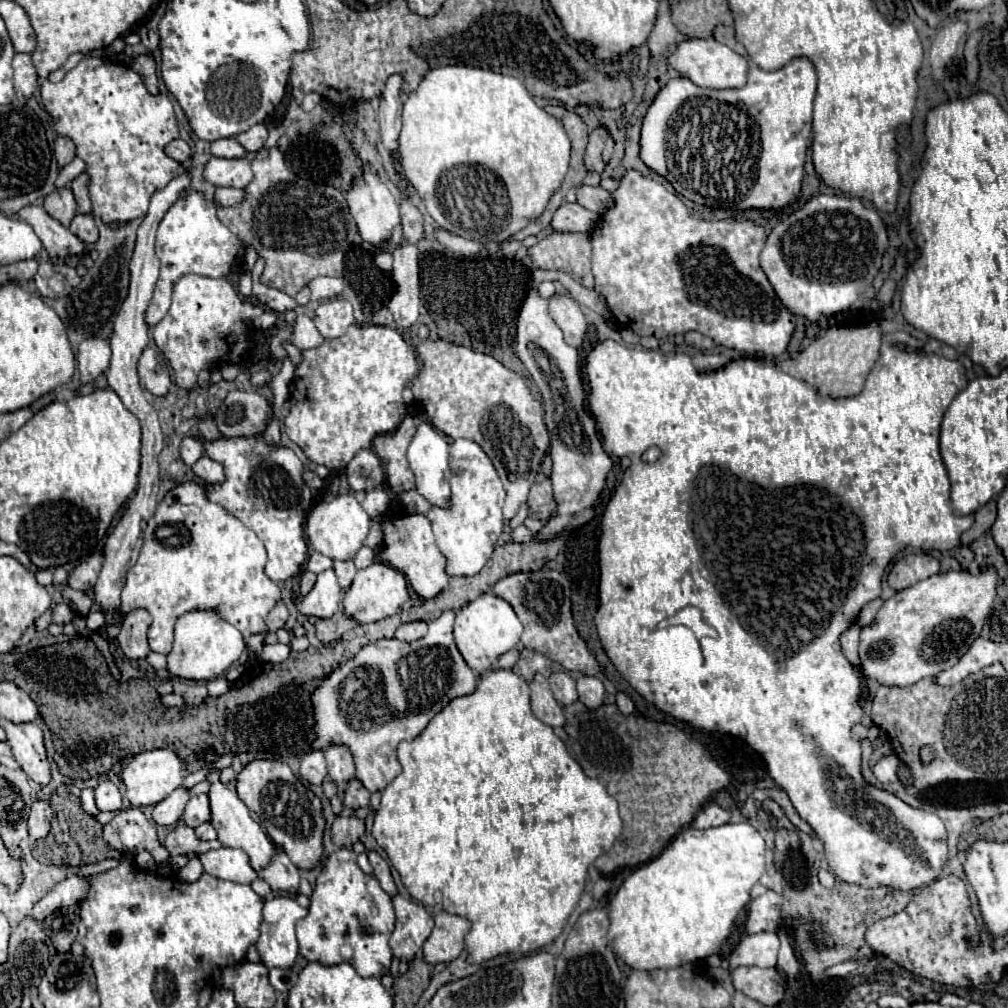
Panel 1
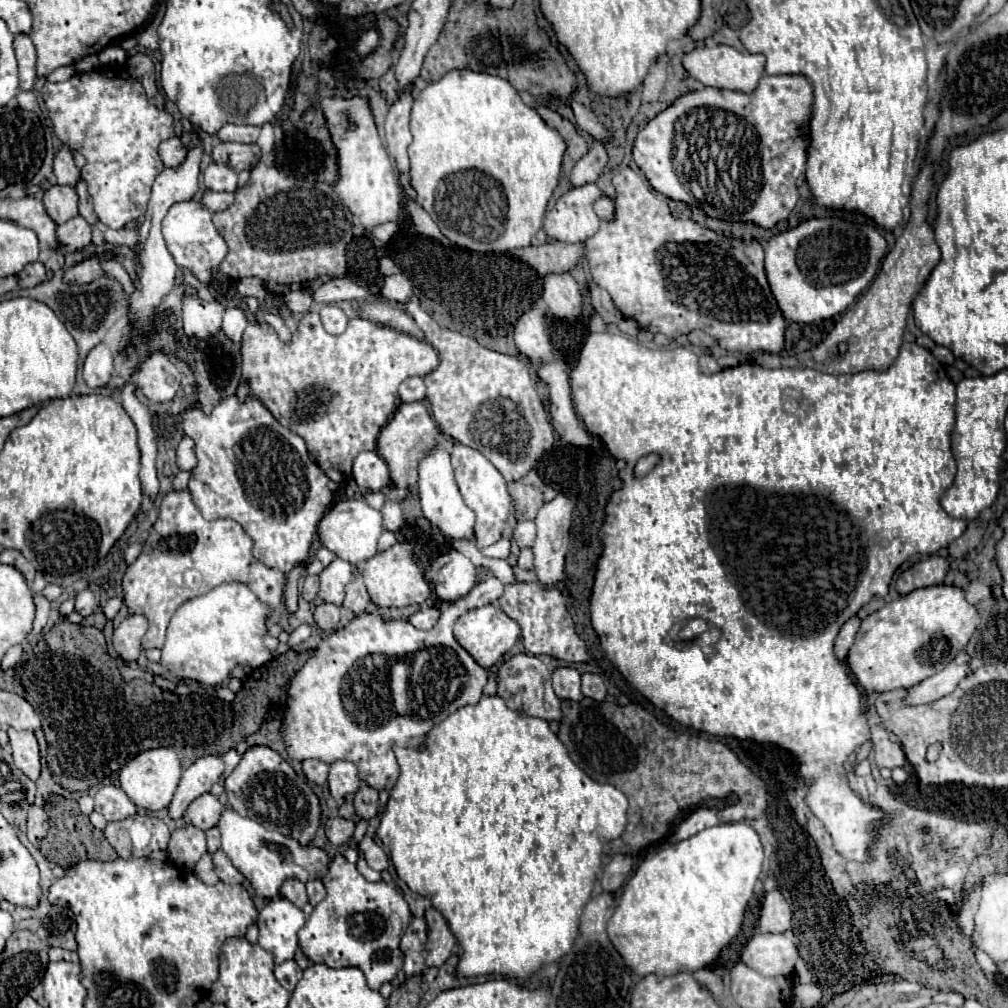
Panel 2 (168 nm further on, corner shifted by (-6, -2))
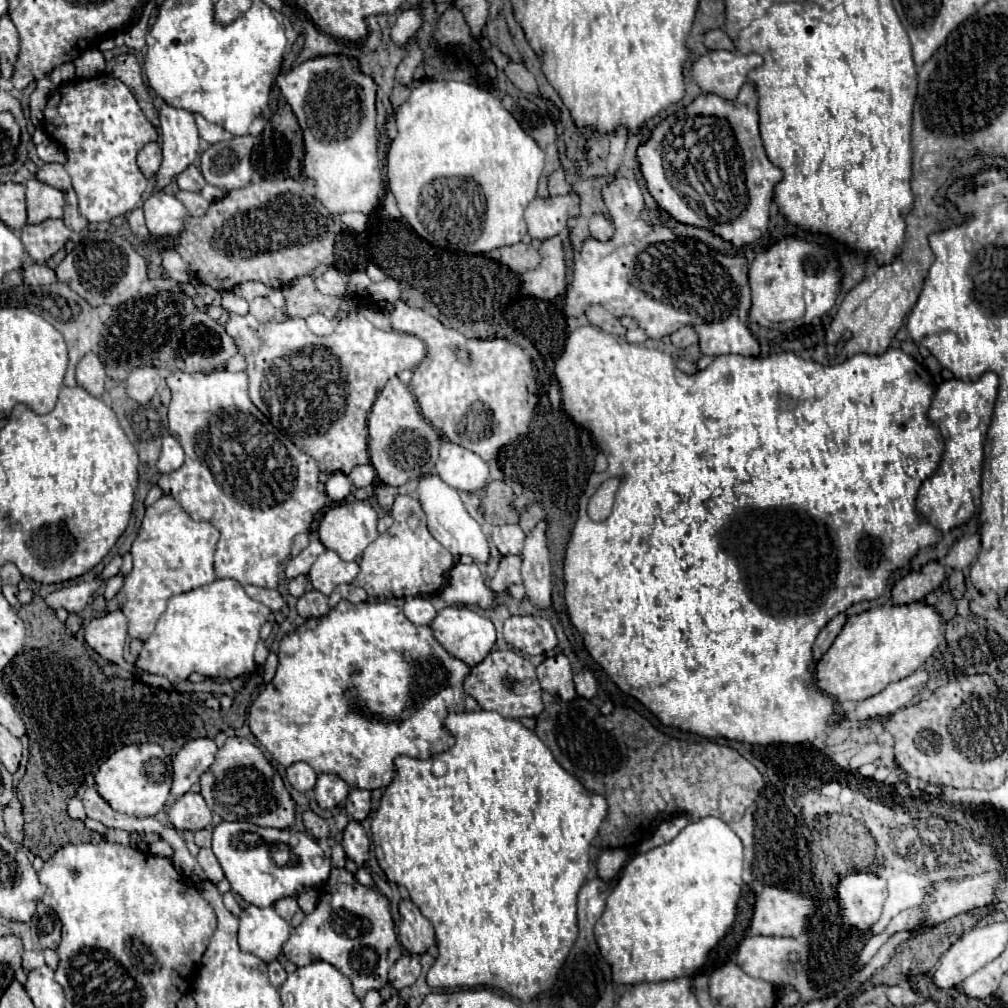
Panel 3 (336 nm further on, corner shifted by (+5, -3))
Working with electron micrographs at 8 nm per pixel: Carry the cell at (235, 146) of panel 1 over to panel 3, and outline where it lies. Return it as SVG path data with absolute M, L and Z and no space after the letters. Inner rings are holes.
M239 136L209 146L201 154L201 172L205 180L225 192L243 188L251 182L251 150L253 136Z

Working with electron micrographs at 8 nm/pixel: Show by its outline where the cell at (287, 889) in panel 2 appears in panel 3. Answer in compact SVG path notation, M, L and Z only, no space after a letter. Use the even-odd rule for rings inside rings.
M287 896L287 898L281 898L281 900L275 902L275 910L277 910L277 914L279 914L281 918L291 920L291 916L299 910L299 906L297 906L297 900L295 900L295 898Z

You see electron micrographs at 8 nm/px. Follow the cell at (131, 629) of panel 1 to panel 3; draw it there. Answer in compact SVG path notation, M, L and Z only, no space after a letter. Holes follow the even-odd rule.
M115 610L103 618L95 618L85 626L87 644L105 660L123 664L123 646L127 640L127 618Z

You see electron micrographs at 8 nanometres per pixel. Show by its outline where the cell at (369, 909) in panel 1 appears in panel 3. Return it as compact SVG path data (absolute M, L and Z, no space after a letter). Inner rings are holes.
M333 868L317 908L293 928L289 940L283 944L283 954L298 968L317 960L333 964L351 978L353 992L363 1000L369 990L387 984L387 972L401 958L403 950L395 936L389 898L377 888L359 884L349 870Z

